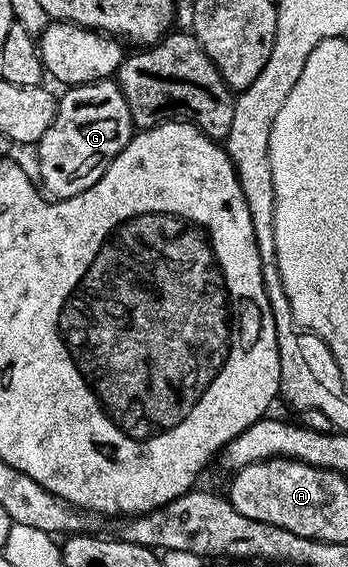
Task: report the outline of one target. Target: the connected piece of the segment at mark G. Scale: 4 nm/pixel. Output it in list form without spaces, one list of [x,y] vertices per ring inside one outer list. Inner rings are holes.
[[[102,78],[98,82],[85,82],[83,86],[71,86],[66,95],[57,99],[58,107],[52,124],[48,124],[48,132],[36,144],[38,150],[38,174],[42,177],[41,185],[46,185],[45,193],[55,199],[71,198],[96,184],[100,176],[112,164],[115,156],[130,143],[136,127],[128,112],[128,100],[124,100],[124,92],[114,78]]]

